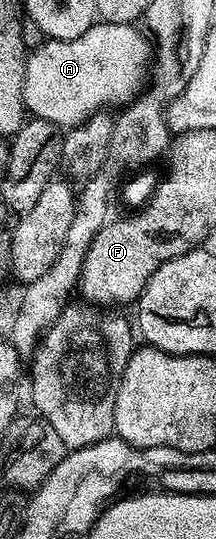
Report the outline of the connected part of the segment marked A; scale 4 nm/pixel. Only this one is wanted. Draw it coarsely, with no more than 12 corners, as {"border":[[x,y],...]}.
{"border":[[96,23],[28,54],[24,108],[68,129],[144,92],[152,42]]}

